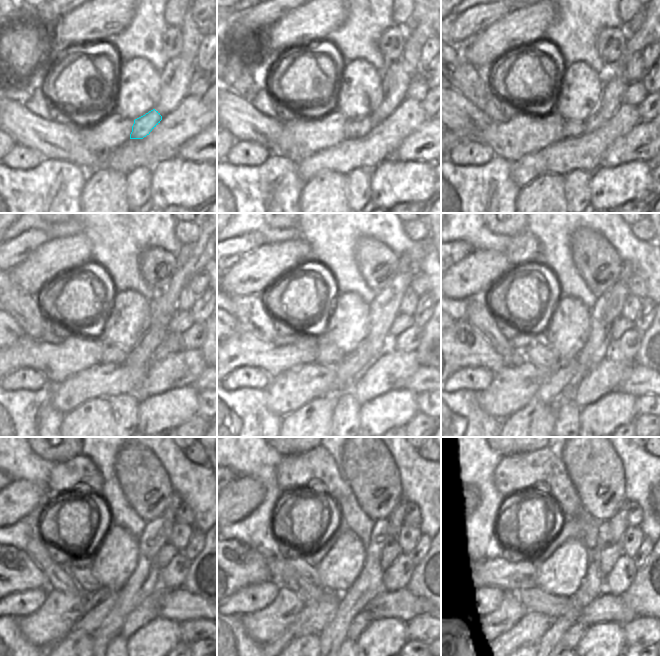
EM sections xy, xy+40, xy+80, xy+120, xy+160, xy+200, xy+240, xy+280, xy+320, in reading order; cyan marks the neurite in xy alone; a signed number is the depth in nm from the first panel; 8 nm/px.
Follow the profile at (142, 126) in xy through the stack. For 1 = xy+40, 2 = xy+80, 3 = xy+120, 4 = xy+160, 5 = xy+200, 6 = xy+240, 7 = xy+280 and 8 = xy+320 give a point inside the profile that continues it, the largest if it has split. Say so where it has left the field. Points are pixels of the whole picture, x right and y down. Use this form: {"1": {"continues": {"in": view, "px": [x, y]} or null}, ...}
{"1": {"continues": {"in": "xy+40", "px": [353, 128]}}, "2": {"continues": {"in": "xy+80", "px": [571, 129]}}, "3": {"continues": {"in": "xy+120", "px": [112, 353]}}, "4": {"continues": {"in": "xy+160", "px": [328, 354]}}, "5": {"continues": {"in": "xy+200", "px": [542, 355]}}, "6": {"continues": {"in": "xy+240", "px": [86, 578]}}, "7": {"continues": {"in": "xy+280", "px": [311, 574]}}, "8": {"continues": {"in": "xy+320", "px": [487, 563]}}}

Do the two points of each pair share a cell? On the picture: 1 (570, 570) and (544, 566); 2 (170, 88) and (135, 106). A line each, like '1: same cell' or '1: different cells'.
1: same cell
2: different cells

